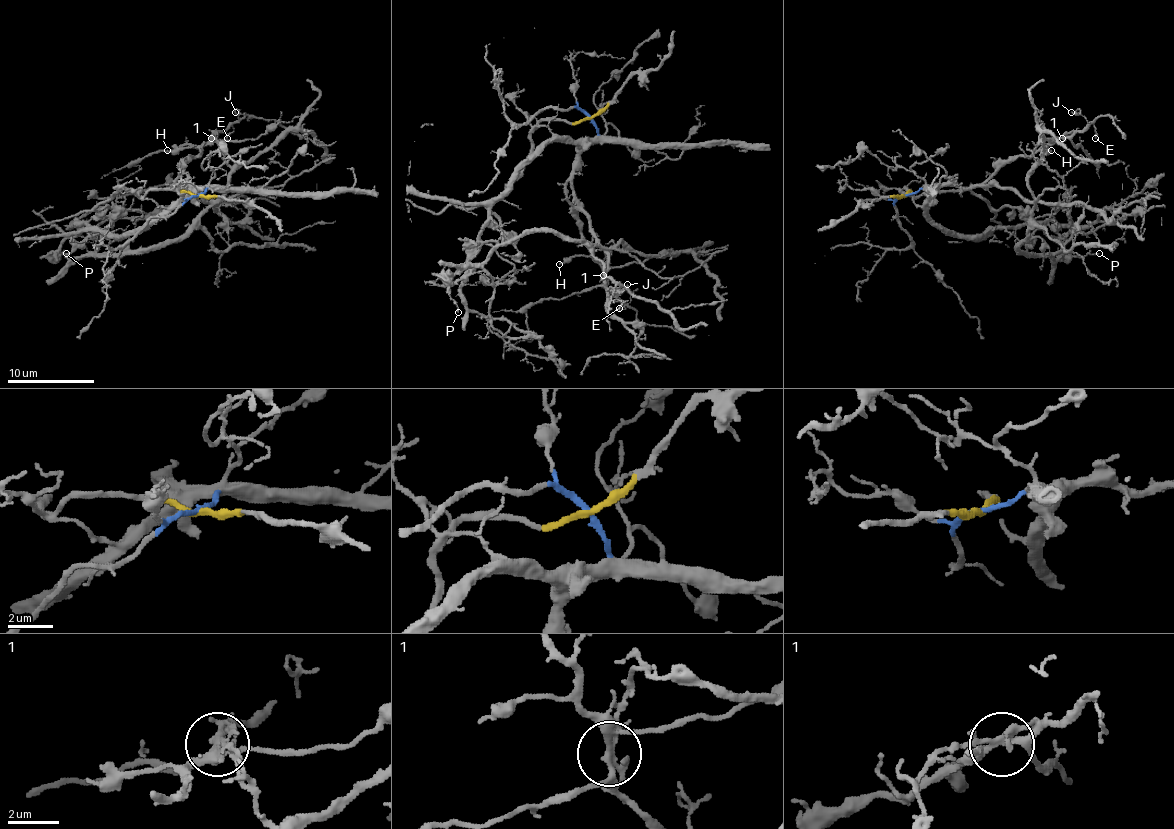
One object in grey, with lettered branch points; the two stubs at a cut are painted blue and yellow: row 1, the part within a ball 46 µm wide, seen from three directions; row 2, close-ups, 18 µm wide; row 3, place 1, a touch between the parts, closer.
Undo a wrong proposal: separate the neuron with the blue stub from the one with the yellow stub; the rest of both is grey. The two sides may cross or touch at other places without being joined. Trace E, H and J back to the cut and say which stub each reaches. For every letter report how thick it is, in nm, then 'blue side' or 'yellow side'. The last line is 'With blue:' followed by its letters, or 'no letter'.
E: 80 nm thick; blue side
H: 240 nm thick; blue side
J: 150 nm thick; blue side
With blue: E, H, J

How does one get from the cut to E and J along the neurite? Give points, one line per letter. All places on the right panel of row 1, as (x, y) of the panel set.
E: (904, 195), (943, 186), (973, 188), (1019, 156), (1041, 151), (1091, 123), (1095, 138)
J: (904, 195), (943, 186), (973, 188), (1019, 156), (1041, 151), (1091, 123), (1080, 112), (1071, 112)

